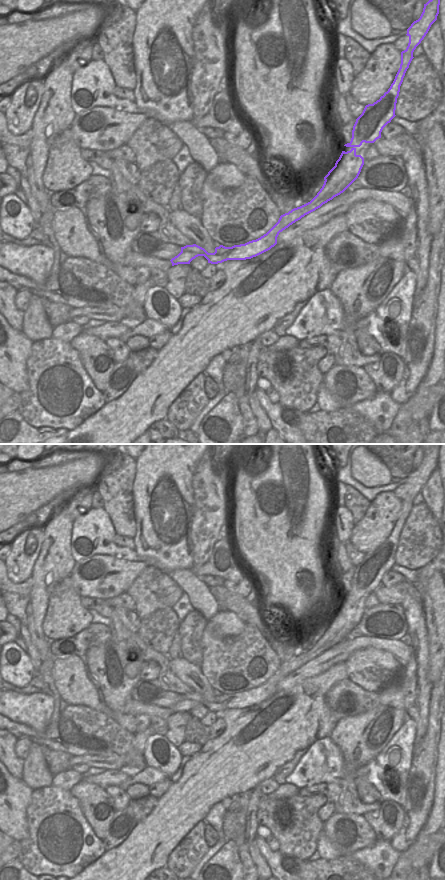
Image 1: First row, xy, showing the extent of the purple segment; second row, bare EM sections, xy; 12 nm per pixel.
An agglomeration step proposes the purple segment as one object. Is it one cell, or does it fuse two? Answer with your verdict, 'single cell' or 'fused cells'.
single cell

